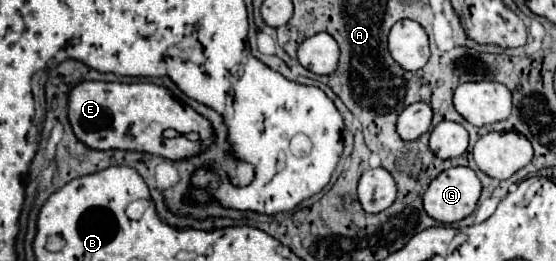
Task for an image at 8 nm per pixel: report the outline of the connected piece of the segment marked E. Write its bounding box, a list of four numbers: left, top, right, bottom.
[69,82,215,160]

